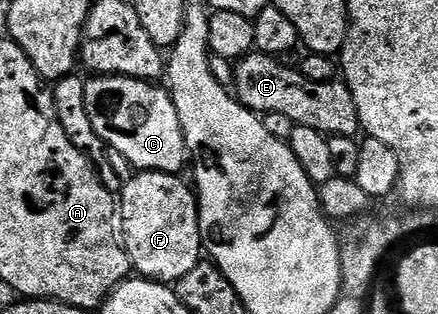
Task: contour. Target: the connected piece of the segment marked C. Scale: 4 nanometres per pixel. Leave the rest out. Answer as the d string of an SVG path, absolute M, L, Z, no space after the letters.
M93 75L85 84L88 118L97 134L125 159L134 170L152 173L182 172L187 150L182 125L172 97L158 84L130 77Z

